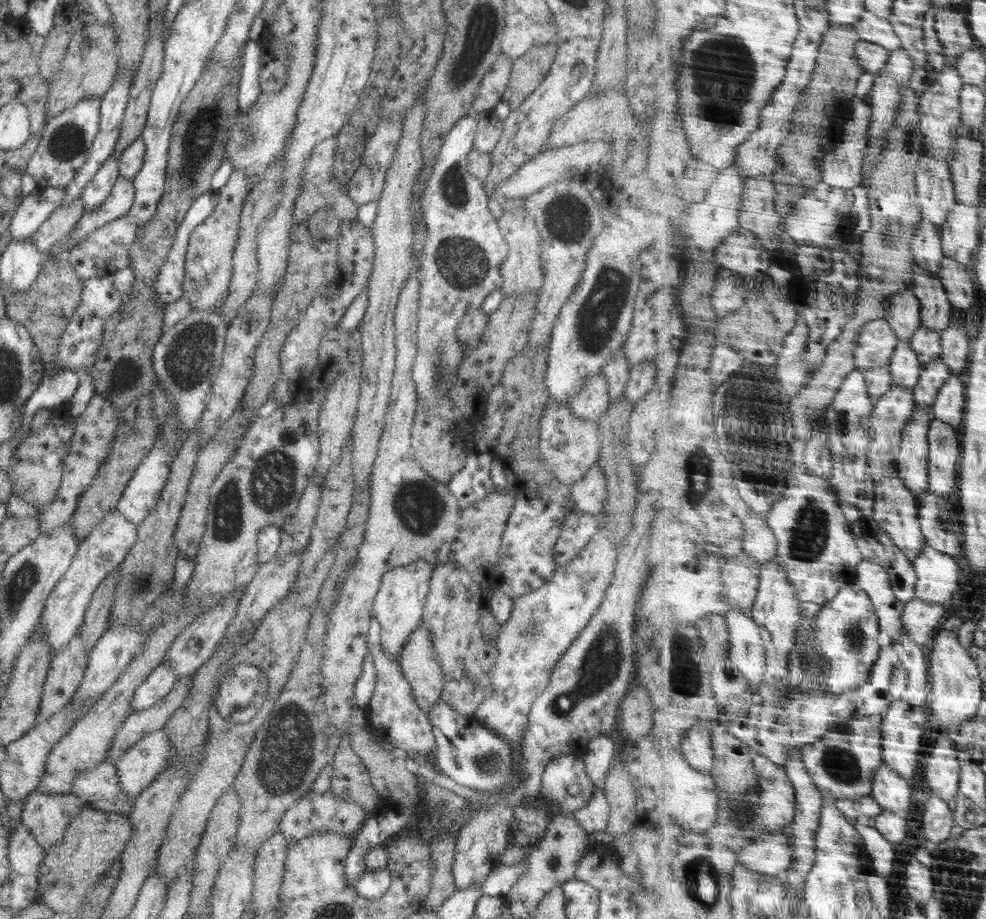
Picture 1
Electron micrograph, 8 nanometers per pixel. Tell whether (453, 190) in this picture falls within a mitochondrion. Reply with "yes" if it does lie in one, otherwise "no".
yes

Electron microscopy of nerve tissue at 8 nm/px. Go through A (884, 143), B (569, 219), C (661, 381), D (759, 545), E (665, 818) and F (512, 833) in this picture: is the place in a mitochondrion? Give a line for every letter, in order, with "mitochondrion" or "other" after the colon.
A: other
B: mitochondrion
C: other
D: other
E: other
F: other

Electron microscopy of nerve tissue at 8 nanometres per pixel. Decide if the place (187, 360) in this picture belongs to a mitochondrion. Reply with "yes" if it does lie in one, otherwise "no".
yes

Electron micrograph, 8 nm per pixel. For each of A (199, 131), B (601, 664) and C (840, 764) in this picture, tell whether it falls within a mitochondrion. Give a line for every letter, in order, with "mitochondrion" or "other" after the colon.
A: mitochondrion
B: mitochondrion
C: mitochondrion

